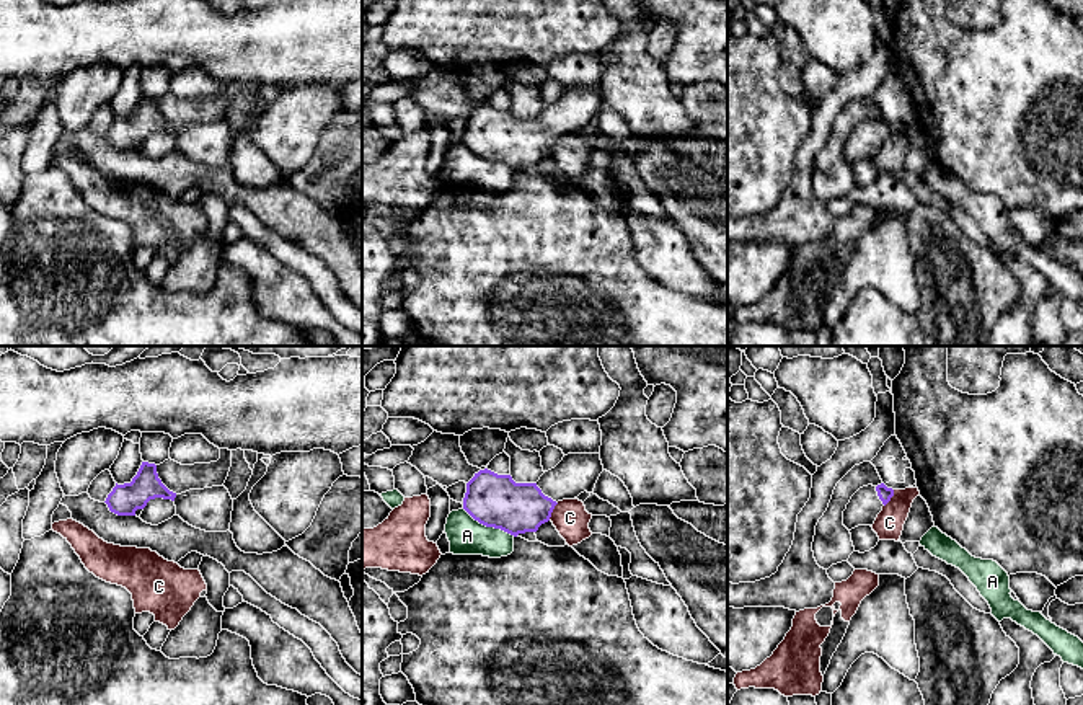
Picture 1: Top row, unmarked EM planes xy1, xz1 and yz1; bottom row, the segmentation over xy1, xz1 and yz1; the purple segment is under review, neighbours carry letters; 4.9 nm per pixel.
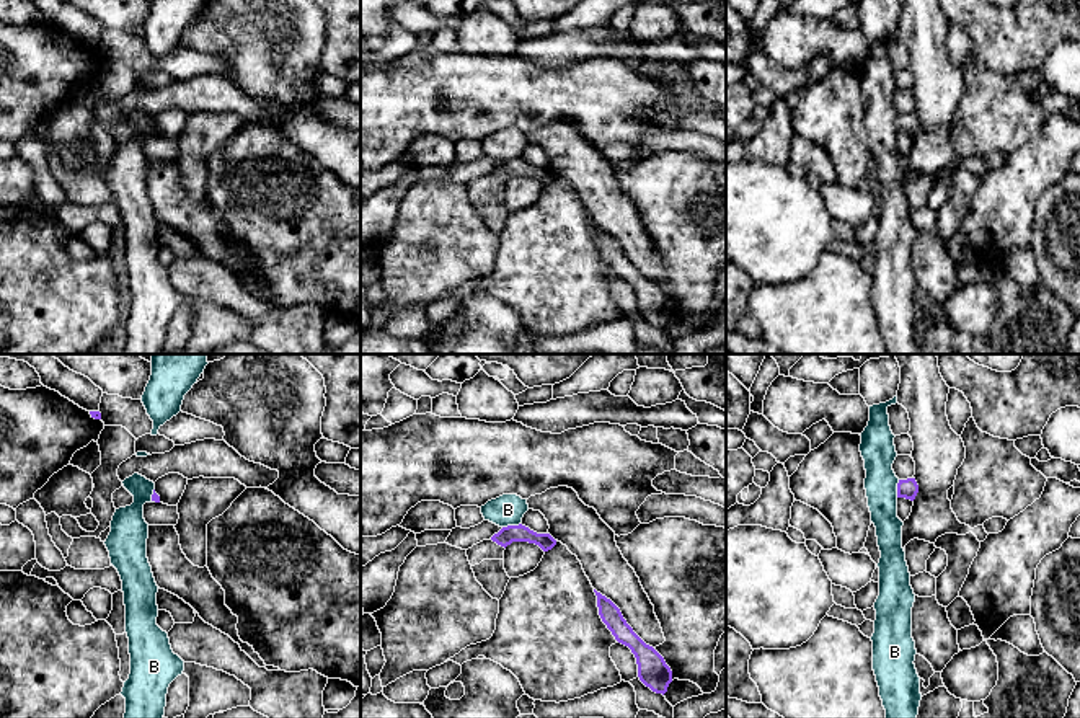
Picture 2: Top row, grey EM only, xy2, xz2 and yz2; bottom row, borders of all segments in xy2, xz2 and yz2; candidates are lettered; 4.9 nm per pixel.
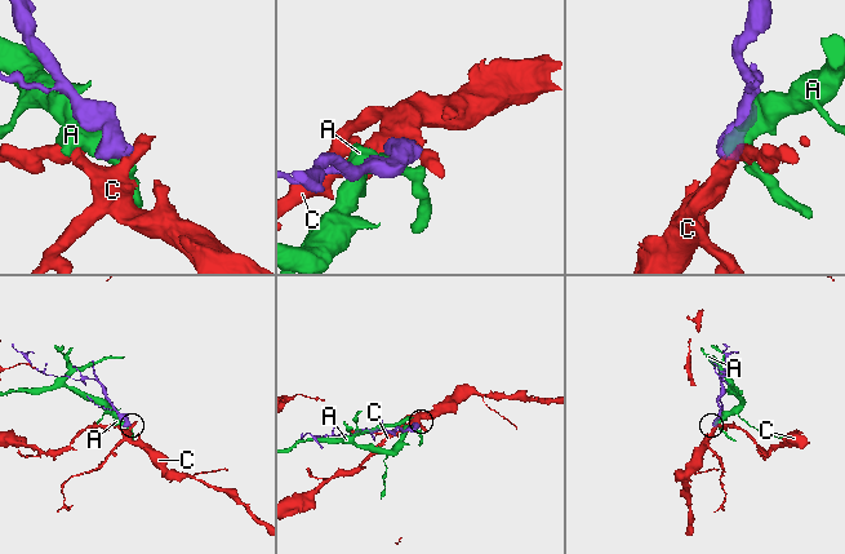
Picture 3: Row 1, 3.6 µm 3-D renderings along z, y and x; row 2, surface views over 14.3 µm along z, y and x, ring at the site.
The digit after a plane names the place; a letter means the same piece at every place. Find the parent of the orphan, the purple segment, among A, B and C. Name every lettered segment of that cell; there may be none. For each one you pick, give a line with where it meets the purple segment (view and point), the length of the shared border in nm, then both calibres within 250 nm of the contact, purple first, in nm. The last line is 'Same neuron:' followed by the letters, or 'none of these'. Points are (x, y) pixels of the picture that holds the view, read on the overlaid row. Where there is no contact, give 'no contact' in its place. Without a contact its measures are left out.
Same neuron: none of these

